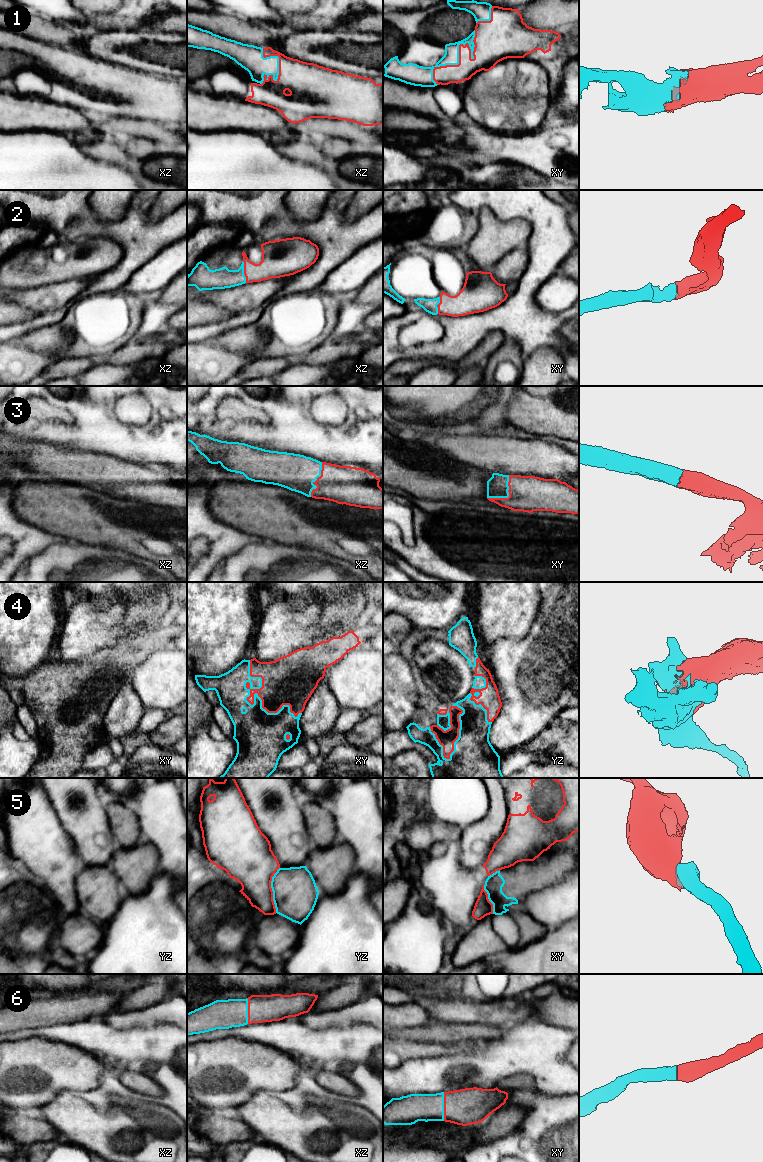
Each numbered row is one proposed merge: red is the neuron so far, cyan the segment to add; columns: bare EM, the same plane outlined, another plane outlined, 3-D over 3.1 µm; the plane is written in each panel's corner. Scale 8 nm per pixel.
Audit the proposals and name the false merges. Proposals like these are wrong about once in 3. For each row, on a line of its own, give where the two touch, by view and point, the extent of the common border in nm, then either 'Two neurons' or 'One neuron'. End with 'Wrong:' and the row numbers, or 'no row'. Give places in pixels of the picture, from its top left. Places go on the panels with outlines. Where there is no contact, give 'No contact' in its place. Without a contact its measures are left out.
1: Touches red at xy (459, 56). Shared border 550 nm. One neuron
2: Touches red at xz (244, 272). Shared border 180 nm. One neuron
3: Touches red at xy (509, 496). Shared border 260 nm. One neuron
4: Touches red at xy (253, 699). Shared border 600 nm. One neuron
5: Touches red at yz (272, 892). Shared border 320 nm. Two neurons
6: Touches red at xy (444, 1106). Shared border 240 nm. One neuron
Wrong: 5

